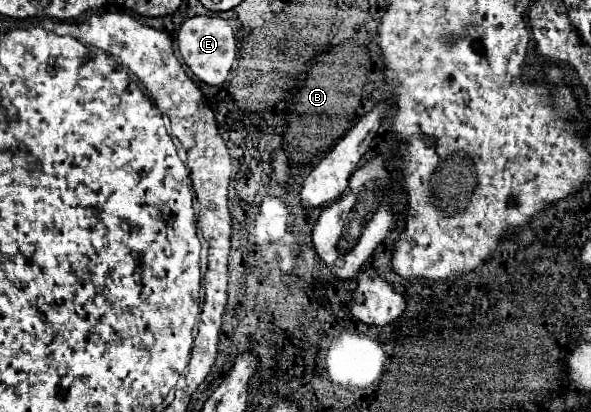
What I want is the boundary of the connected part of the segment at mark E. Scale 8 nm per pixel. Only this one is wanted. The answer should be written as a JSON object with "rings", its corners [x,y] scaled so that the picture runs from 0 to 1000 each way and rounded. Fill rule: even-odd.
{"rings":[[[327,39],[316,44],[299,83],[299,107],[310,150],[323,165],[323,175],[354,209],[371,209],[384,194],[387,170],[401,150],[401,92],[398,73],[391,73],[387,53],[374,39]]]}

